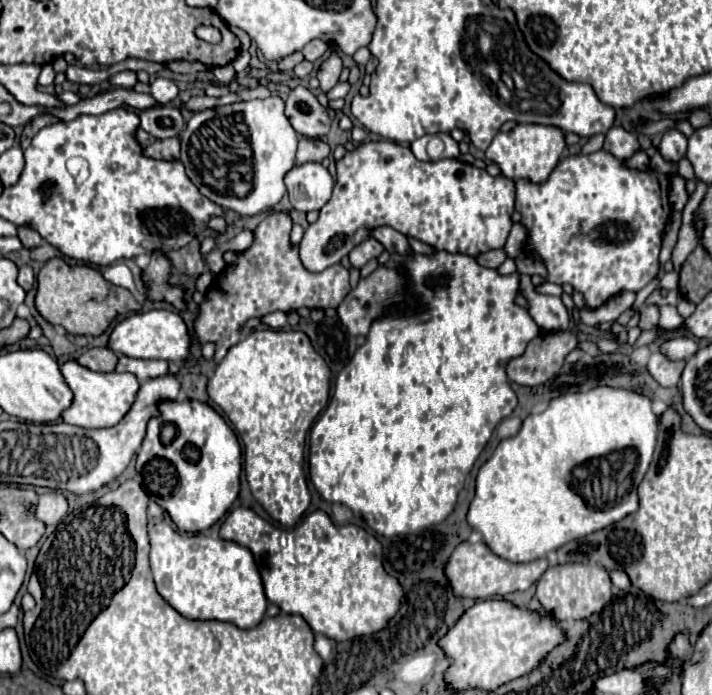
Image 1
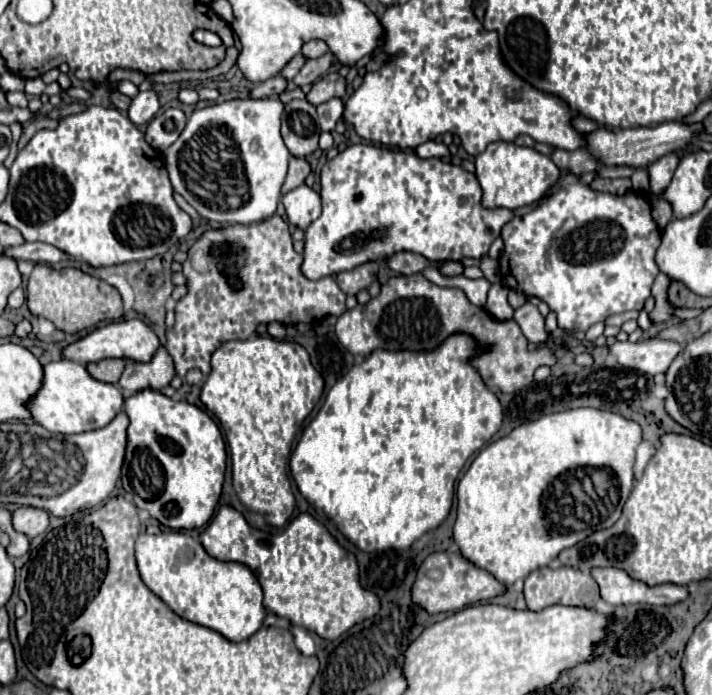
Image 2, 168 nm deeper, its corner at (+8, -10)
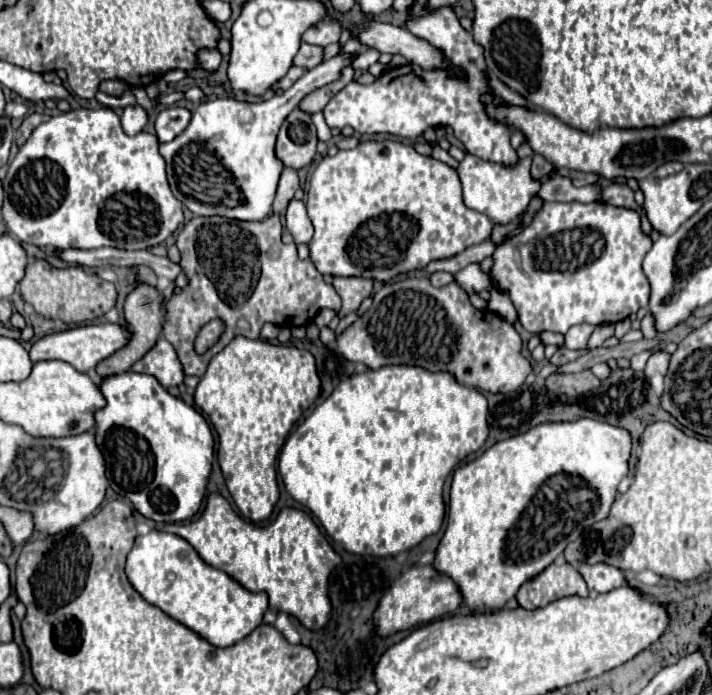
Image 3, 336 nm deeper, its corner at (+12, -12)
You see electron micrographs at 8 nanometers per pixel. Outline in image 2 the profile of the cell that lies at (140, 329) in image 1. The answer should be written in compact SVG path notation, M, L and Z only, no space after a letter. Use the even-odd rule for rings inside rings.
M134 318L134 320L112 322L112 324L106 324L106 326L92 330L84 338L68 344L62 350L62 356L66 360L74 360L74 362L82 362L82 364L98 362L98 360L104 360L104 358L132 358L136 362L148 362L158 346L160 346L160 340L152 332L152 328L146 322Z

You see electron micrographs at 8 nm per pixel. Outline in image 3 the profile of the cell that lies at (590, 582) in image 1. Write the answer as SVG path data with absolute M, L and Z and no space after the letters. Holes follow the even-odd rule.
M554 562L548 568L544 568L538 576L522 584L516 594L516 600L522 608L536 610L544 602L552 602L558 598L574 596L574 594L584 598L590 594L584 578L572 564Z

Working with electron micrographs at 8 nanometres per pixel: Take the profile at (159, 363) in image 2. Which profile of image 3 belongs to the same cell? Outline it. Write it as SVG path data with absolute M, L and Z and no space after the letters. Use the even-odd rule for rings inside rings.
M162 336L130 370L152 374L164 388L178 386L184 380L184 372L180 368L180 360L176 356L176 350Z

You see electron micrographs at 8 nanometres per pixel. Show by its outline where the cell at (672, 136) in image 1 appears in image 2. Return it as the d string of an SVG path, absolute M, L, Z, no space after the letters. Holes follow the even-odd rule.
M666 154L648 168L648 172L650 172L650 188L652 188L654 194L660 194L668 186L678 162L680 162L680 158L676 154Z

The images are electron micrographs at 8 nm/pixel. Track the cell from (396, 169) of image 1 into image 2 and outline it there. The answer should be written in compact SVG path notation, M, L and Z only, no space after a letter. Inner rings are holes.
M352 144L336 158L328 160L320 170L320 198L322 214L308 226L304 246L302 272L310 280L336 276L364 262L388 260L398 252L416 252L428 260L478 260L500 236L504 222L508 222L512 214L522 214L522 210L508 208L486 210L480 204L482 190L476 182L476 176L460 166L440 158L424 160L410 150L392 150L374 144Z

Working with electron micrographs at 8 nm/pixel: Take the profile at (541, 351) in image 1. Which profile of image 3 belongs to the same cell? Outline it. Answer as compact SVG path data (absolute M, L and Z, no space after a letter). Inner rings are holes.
M426 276L386 282L374 294L370 310L364 312L338 336L338 352L346 360L362 362L372 370L386 364L410 364L426 368L430 372L446 370L452 372L460 384L494 394L518 390L532 370L530 362L522 356L522 338L512 324L500 320L500 316L490 310L476 310L460 284L452 282L442 288L434 288Z

